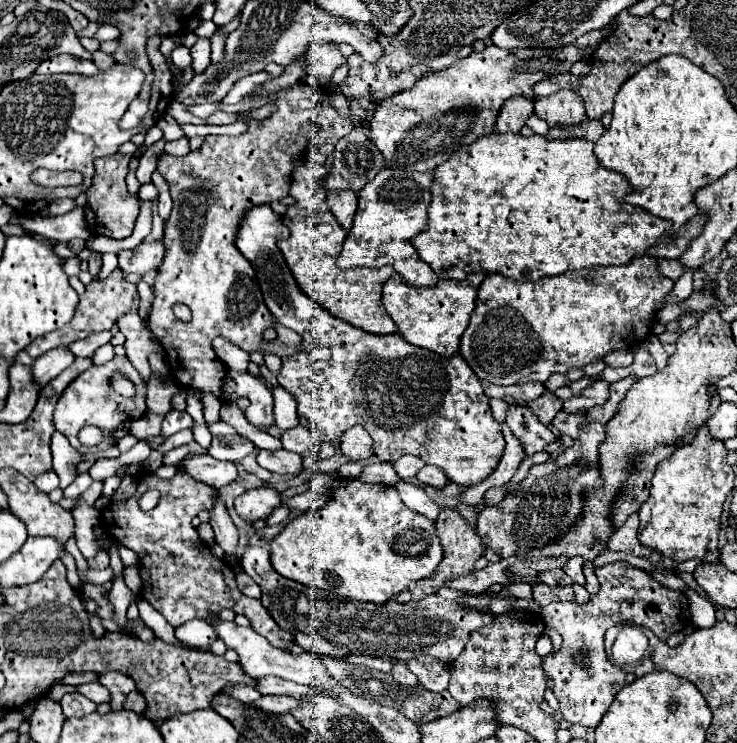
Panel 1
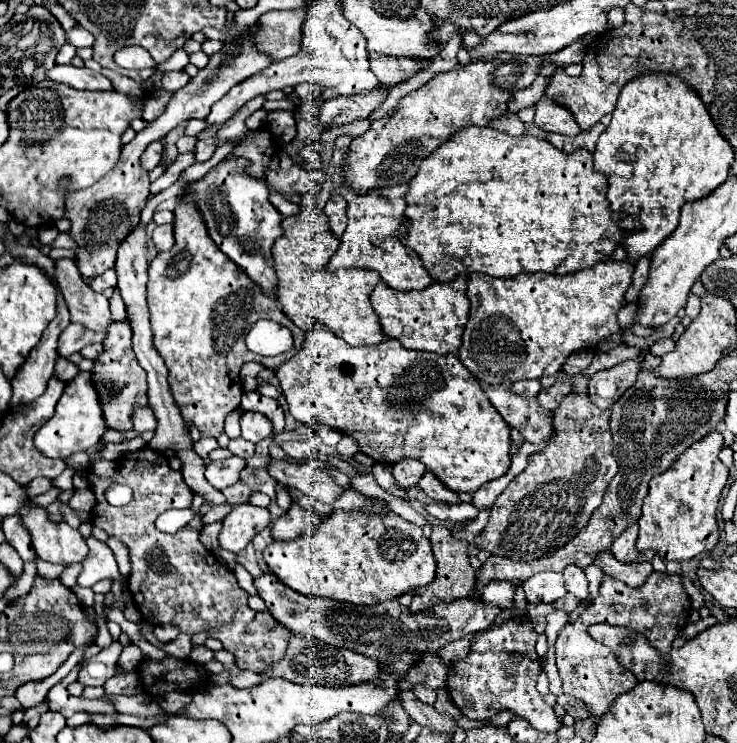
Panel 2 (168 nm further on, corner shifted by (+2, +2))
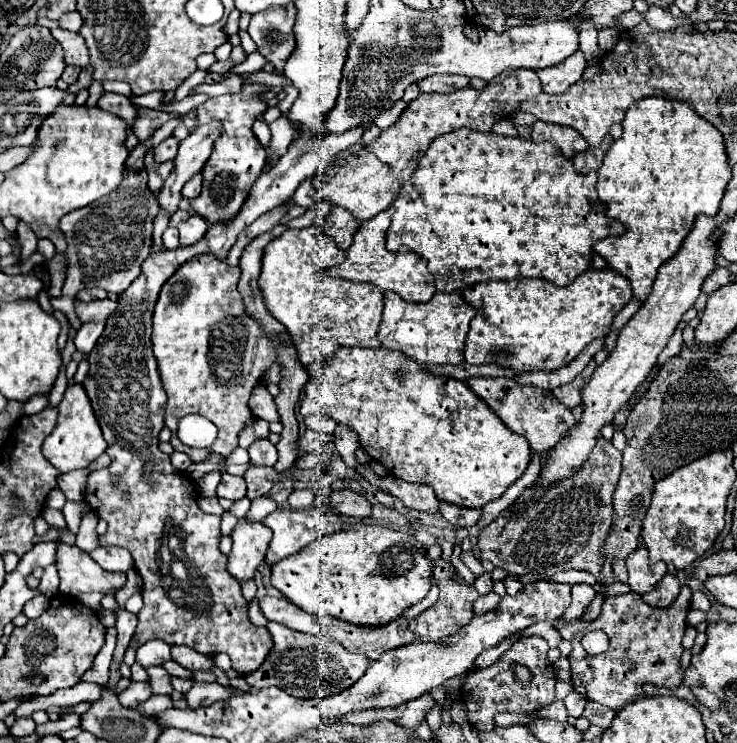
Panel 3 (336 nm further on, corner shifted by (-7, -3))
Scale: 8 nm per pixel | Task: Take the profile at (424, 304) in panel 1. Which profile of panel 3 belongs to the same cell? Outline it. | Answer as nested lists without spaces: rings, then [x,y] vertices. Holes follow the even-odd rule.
[[[461,291],[435,293],[427,303],[409,303],[395,293],[385,293],[383,321],[379,327],[379,341],[383,347],[397,349],[413,361],[425,365],[459,365],[465,361],[463,349],[469,331],[469,323],[475,317],[475,309],[465,303]]]

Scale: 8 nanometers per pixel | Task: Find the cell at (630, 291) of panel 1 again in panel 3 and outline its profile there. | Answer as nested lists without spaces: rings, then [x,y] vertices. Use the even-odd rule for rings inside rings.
[[[589,269],[565,287],[557,287],[545,279],[485,281],[463,289],[463,297],[477,309],[465,345],[465,361],[469,365],[497,365],[515,373],[551,373],[569,365],[591,341],[603,339],[611,331],[615,315],[631,301],[633,287],[621,273],[613,269]]]

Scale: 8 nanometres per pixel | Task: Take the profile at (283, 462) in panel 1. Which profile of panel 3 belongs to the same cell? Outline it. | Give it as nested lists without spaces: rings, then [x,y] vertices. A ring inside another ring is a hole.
[[[349,489],[331,491],[329,503],[331,503],[333,511],[337,511],[341,515],[349,515],[349,517],[369,517],[371,515],[371,503],[367,501],[367,497],[357,495]]]

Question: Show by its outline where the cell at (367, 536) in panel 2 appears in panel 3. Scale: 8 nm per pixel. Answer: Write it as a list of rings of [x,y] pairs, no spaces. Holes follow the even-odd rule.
[[[357,521],[275,563],[271,585],[309,613],[335,615],[357,625],[385,625],[429,593],[433,571],[423,543],[415,537]]]

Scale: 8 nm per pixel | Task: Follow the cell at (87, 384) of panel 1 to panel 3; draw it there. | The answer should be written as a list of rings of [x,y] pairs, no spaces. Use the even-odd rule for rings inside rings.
[[[79,383],[69,385],[63,395],[63,401],[59,403],[57,427],[43,441],[41,451],[43,451],[45,459],[53,467],[57,467],[61,473],[67,473],[73,469],[89,467],[89,463],[93,463],[101,453],[105,453],[105,449],[107,449],[107,443],[101,435],[101,427],[97,423],[97,417],[93,415],[93,409],[89,407],[89,397],[85,395],[85,387],[81,387]]]

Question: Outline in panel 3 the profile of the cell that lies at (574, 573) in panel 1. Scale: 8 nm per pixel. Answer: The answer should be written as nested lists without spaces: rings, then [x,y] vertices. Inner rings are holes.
[[[575,583],[571,589],[573,589],[573,603],[571,603],[569,609],[565,611],[565,615],[561,615],[561,619],[565,619],[567,623],[579,619],[579,617],[583,615],[585,607],[587,607],[587,605],[593,601],[593,597],[597,595],[597,591],[595,591],[591,585],[587,585],[587,583]]]

